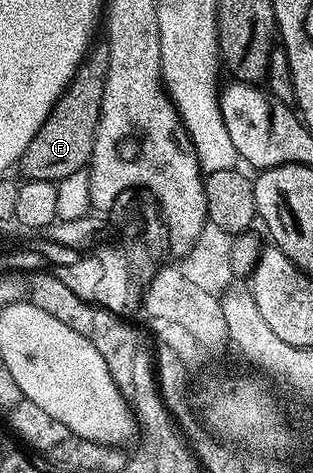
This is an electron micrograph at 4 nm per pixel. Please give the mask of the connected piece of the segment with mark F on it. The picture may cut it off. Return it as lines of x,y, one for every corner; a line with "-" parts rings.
104,43
98,45
89,48
88,56
77,67
71,83
64,88
56,106
50,111
42,127
38,127
34,139
21,155
18,162
21,178
59,183
62,179
81,172
91,162
96,128
102,111
102,91
106,91
108,74
108,46

